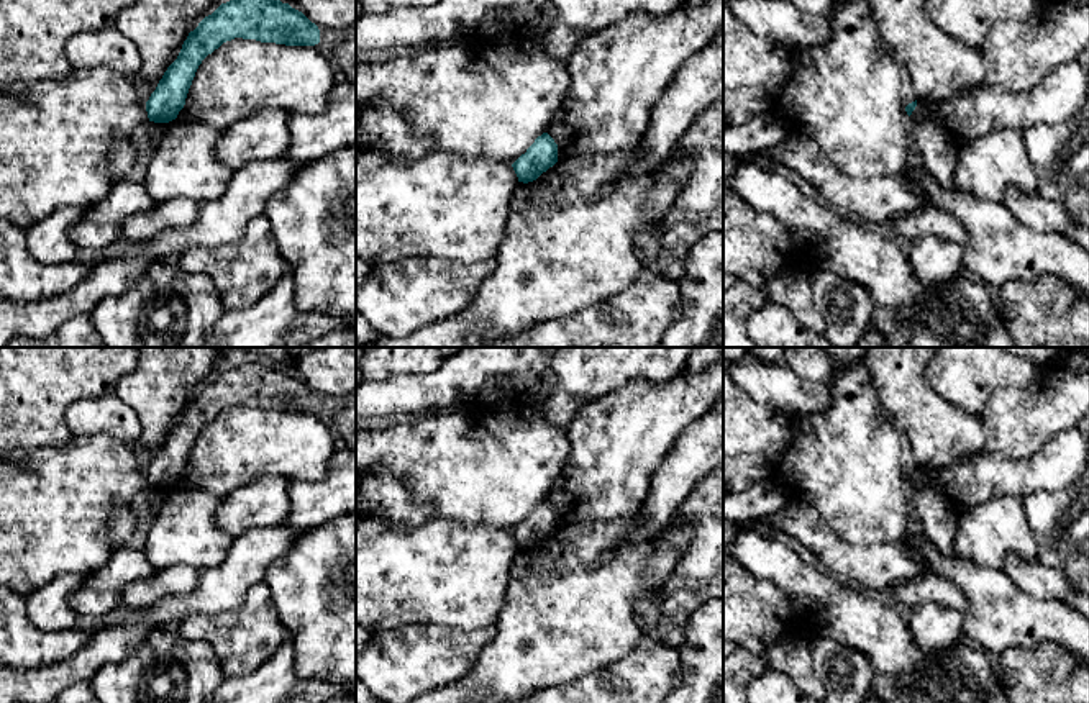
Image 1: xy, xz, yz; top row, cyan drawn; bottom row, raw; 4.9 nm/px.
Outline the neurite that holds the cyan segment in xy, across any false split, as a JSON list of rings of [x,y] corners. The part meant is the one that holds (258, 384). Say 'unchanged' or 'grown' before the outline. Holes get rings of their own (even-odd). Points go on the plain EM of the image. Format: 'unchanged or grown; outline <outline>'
unchanged; outline [[[246,361],[221,370],[189,400],[177,426],[167,434],[146,469],[149,488],[177,485],[202,428],[235,405],[285,413],[315,413],[320,397],[302,379],[267,361]]]

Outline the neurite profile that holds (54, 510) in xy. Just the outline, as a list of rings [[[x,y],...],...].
[[[107,434],[71,436],[62,446],[46,446],[34,451],[23,465],[0,460],[0,585],[10,587],[21,595],[28,595],[62,574],[90,575],[107,565],[113,554],[110,542],[110,519],[115,505],[118,501],[128,505],[134,503],[136,495],[148,487],[146,472],[139,467],[136,459],[136,447]]]

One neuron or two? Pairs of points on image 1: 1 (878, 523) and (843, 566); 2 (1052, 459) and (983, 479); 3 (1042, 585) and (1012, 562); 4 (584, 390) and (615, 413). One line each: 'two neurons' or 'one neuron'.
1: two neurons
2: one neuron
3: one neuron
4: two neurons

